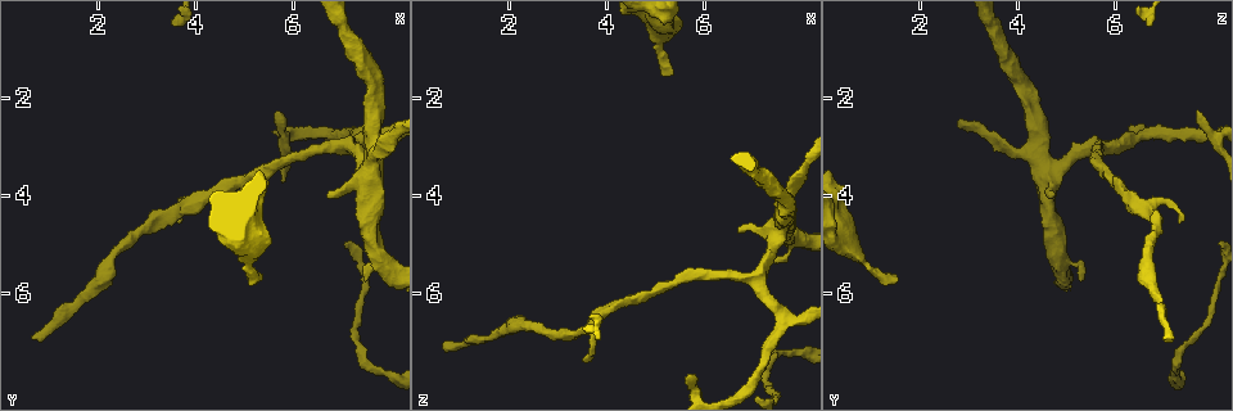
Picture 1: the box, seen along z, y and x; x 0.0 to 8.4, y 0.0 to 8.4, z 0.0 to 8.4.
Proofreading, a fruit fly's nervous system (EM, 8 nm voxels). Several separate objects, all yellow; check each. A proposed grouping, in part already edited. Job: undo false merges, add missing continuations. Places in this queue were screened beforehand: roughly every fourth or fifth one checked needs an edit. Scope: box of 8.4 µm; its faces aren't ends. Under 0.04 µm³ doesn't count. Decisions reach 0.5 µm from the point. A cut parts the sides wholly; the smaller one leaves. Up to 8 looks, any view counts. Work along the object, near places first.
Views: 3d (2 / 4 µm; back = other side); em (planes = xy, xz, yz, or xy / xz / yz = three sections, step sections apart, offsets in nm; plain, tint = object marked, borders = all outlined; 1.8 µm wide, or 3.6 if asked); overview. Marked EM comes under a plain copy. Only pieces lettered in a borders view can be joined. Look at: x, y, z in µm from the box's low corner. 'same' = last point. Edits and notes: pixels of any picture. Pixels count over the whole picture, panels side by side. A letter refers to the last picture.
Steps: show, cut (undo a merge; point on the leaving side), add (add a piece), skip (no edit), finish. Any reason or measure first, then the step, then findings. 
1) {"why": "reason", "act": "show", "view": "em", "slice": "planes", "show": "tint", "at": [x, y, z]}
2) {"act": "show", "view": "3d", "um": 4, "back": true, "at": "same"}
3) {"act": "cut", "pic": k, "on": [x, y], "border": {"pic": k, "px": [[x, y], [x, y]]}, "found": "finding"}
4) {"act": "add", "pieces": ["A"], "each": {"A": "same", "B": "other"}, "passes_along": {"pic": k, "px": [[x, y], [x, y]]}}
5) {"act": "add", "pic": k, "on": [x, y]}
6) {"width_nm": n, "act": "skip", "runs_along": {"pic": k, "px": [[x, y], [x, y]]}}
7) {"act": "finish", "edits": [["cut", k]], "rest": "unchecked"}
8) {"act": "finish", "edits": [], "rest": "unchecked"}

{"why": "branch point", "act": "show", "view": "3d", "um": 4, "at": [7.55, 2.80, 6.45]}

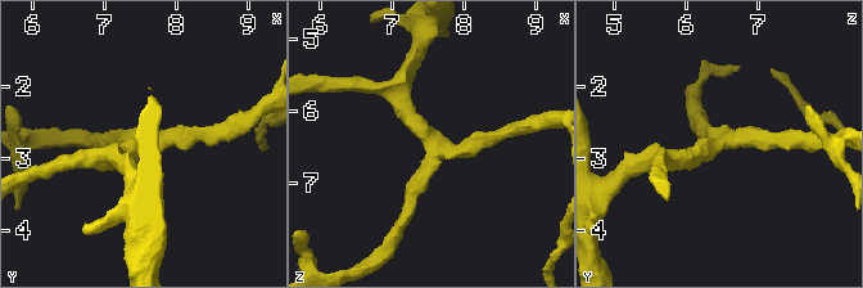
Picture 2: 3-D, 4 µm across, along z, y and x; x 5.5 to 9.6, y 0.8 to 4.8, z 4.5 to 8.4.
{"arms": 3, "arm_widths_nm": [220, 240, 260], "act": "show", "view": "em", "slice": "xz", "step": 16, "show": "tint", "at": [7.55, 2.80, 6.50]}

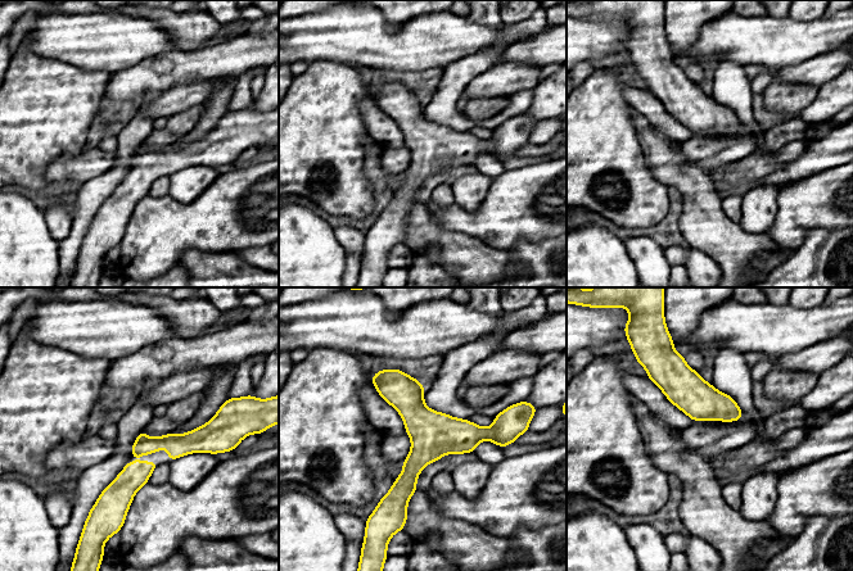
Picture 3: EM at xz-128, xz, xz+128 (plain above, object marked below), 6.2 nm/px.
{"why": "another direction", "act": "show", "view": "em", "slice": "planes", "show": "borders", "at": "same"}

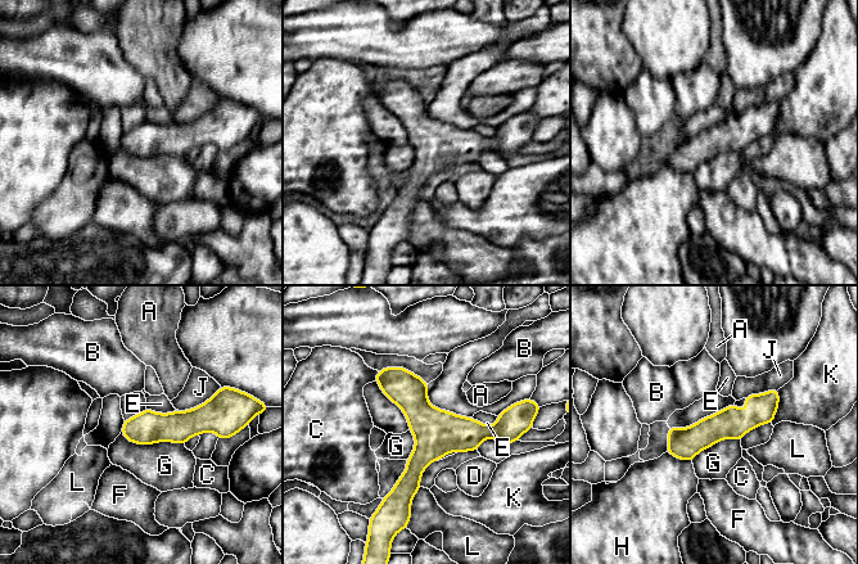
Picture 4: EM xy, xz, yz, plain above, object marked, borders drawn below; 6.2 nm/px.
{"act": "skip", "each": {"A": "other", "B": "other", "C": "other", "D": "other", "E": "other", "F": "other", "G": "other", "H": "other", "J": "other", "K": "other", "L": "other"}, "border": {"pic": 4, "px": [[121, 432], [136, 443], [184, 445]]}, "found": "one cell here"}

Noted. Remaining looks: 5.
{"why": "an open end", "act": "show", "view": "em", "um": 3.6, "slice": "planes", "show": "borders", "at": [5.65, 2.25, 7.70]}

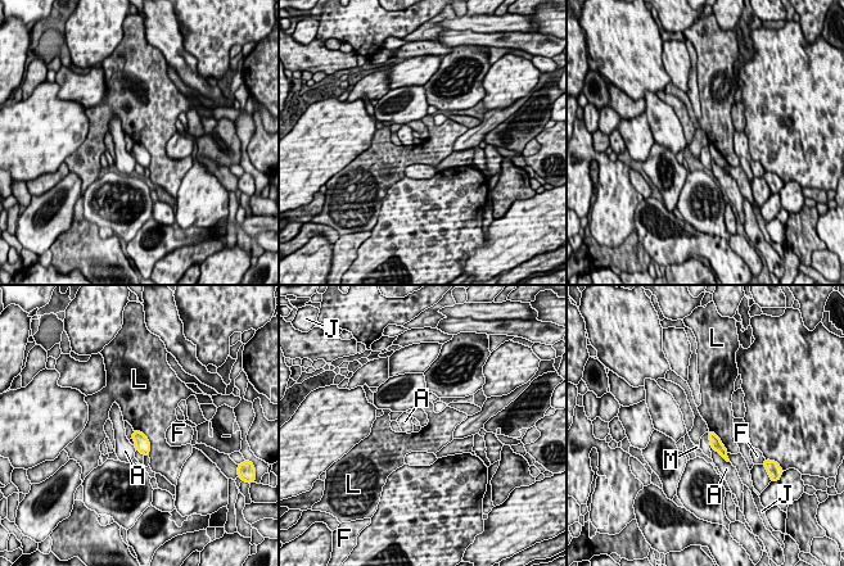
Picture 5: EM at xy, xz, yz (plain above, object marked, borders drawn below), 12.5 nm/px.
{"act": "skip", "each": {"A": "other", "F": "other", "J": "other", "L": "other", "M": "other"}, "border": {"pic": 5, "px": [[134, 430], [149, 442], [149, 454]]}, "found": "no lettered piece goes on from it"}

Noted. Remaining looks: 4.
{"why": "an open end", "act": "show", "view": "em", "um": 3.6, "slice": "xz", "step": 16, "show": "borders", "at": [3.70, 4.50, 7.25]}

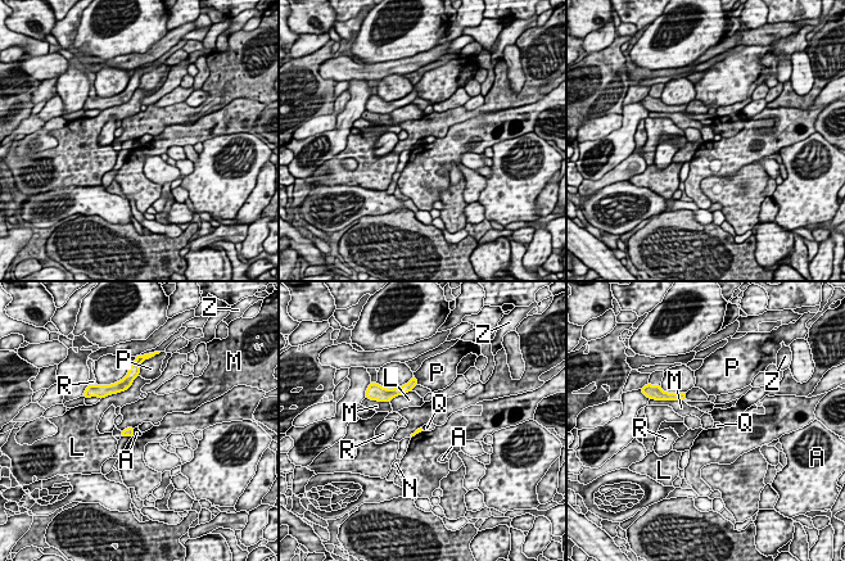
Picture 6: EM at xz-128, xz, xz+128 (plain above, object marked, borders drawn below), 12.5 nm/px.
{"act": "skip", "each": {"A": "other", "L": "other", "M": "other", "N": "other", "P": "other", "Q": "other", "R": "other", "Z": "other"}, "border": {"pic": 6, "px": [[421, 425], [410, 437]]}, "found": "no lettered piece goes on from it"}

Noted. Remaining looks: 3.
{"act": "finish", "edits": [], "rest": "unchecked"}

